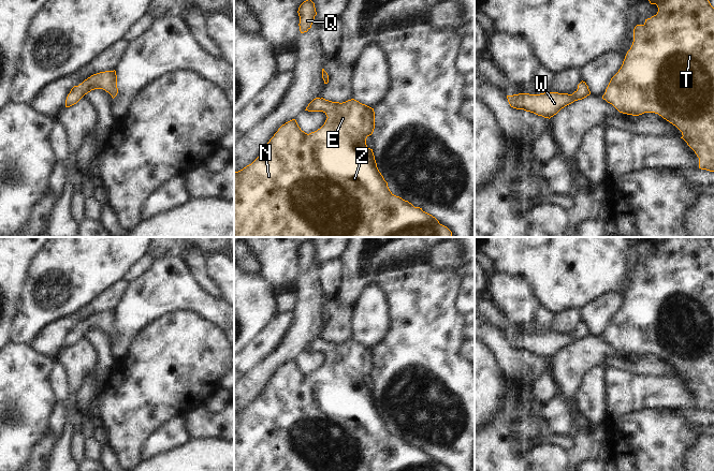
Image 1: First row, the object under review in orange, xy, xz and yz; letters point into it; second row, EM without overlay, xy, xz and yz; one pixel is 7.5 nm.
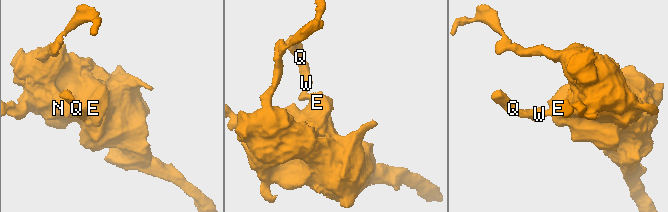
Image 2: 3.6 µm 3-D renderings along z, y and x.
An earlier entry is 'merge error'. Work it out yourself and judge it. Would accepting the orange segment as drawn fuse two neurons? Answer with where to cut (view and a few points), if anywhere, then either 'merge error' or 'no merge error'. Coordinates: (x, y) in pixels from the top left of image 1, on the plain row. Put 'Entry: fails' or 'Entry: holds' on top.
Entry: fails
cut none; no merge error

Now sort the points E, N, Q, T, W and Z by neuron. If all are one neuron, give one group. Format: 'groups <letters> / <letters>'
groups E N Q T W Z

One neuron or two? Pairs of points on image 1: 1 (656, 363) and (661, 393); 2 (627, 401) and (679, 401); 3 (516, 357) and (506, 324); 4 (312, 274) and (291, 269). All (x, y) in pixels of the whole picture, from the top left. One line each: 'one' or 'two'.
1: two
2: one
3: two
4: two

